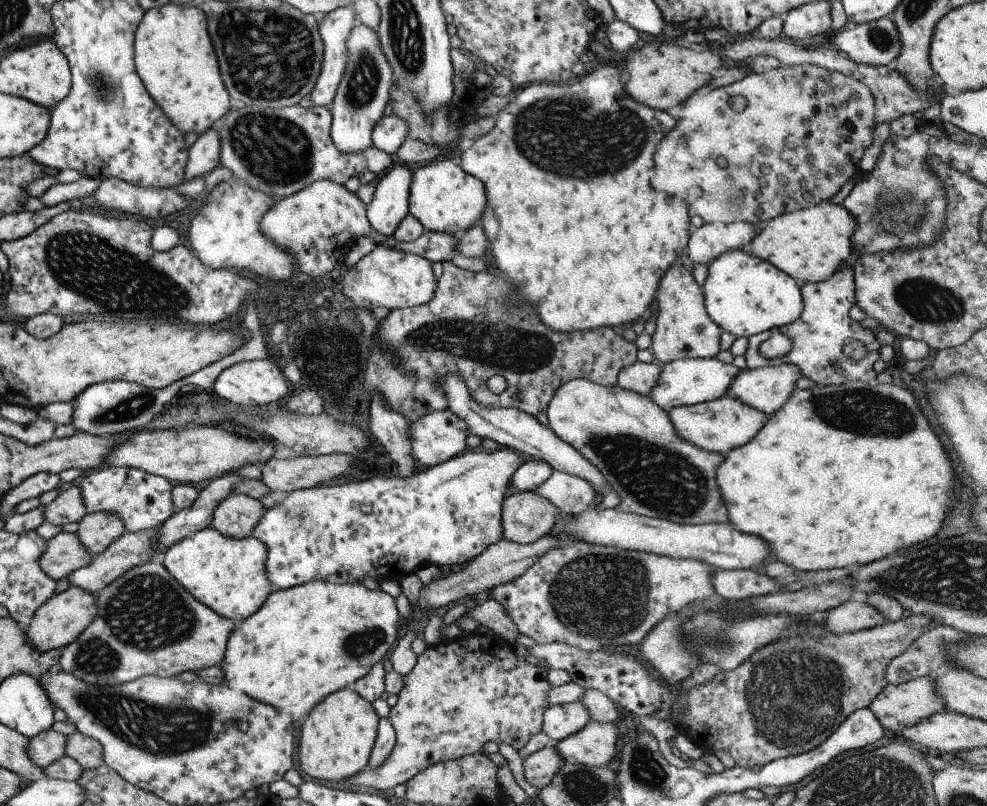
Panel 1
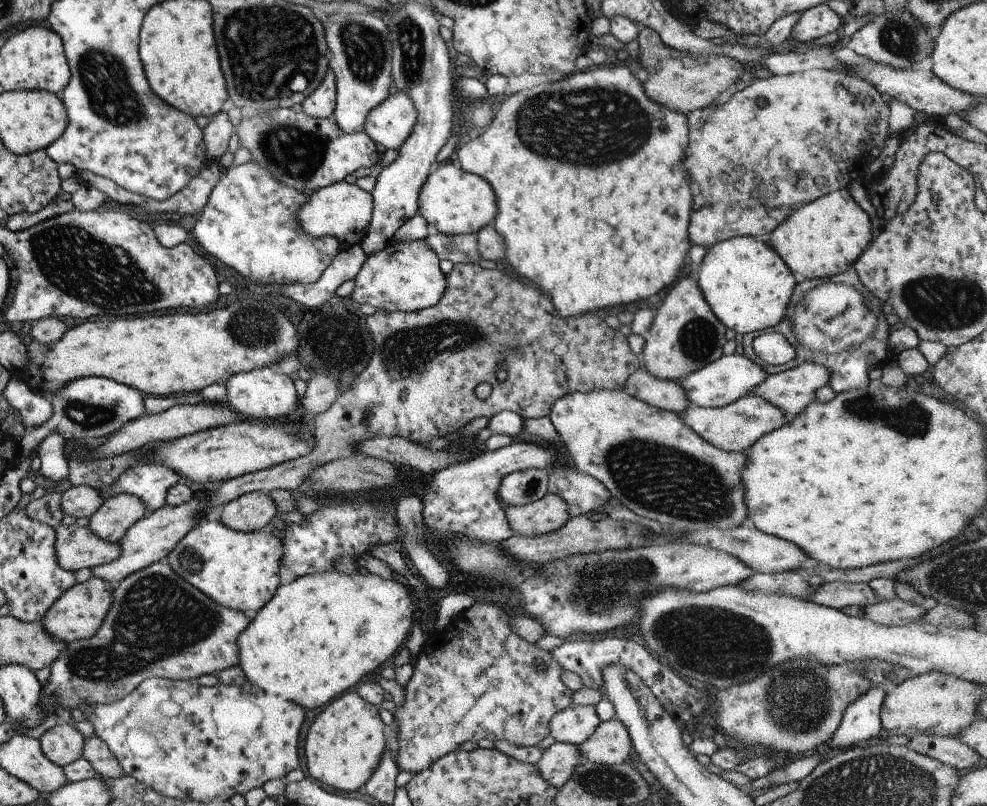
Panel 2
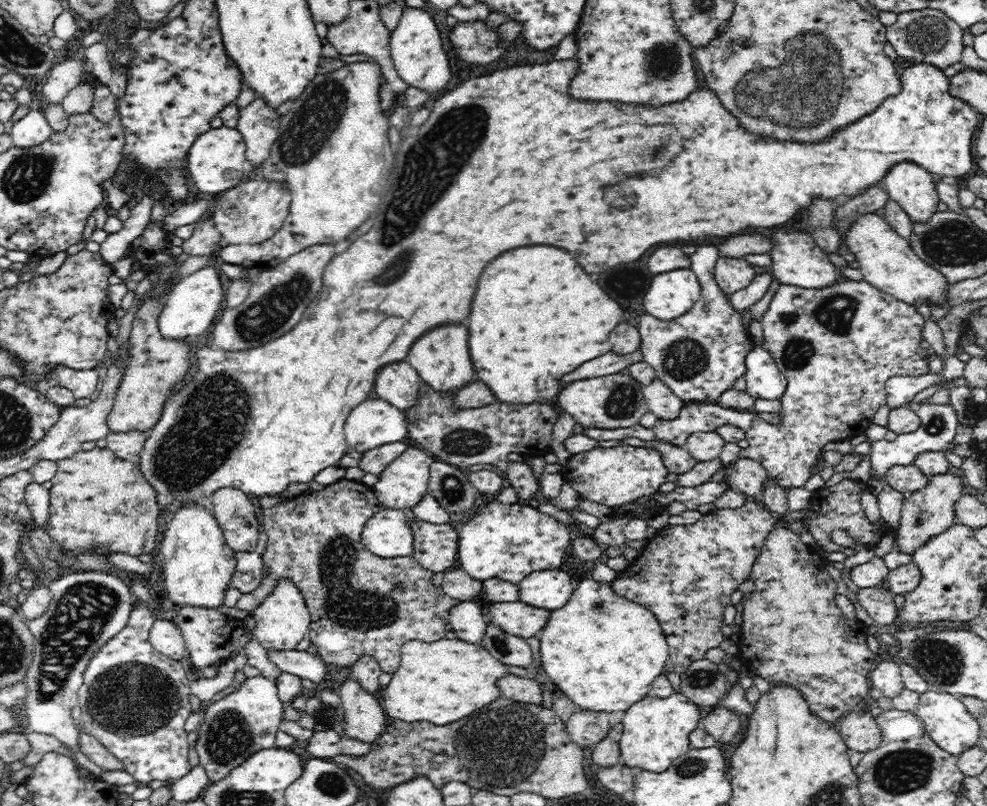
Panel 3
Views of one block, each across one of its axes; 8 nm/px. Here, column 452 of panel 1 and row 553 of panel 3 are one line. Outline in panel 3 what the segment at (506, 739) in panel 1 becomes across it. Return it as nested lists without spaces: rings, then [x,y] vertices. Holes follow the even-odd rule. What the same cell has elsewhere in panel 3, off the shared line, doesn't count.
[[[746,500],[746,502],[740,507],[735,509],[715,509],[710,513],[706,513],[697,520],[695,524],[690,524],[689,526],[667,526],[664,529],[659,529],[653,540],[647,542],[646,547],[640,550],[640,554],[636,560],[629,564],[629,566],[624,570],[618,570],[619,574],[612,580],[611,588],[612,591],[621,598],[625,600],[630,600],[635,604],[640,604],[642,608],[648,609],[652,612],[652,615],[656,616],[660,627],[662,627],[662,632],[668,641],[669,646],[669,658],[664,668],[663,675],[666,676],[669,673],[676,673],[677,675],[682,675],[692,664],[705,660],[705,655],[710,648],[718,648],[723,642],[726,636],[722,631],[726,630],[724,625],[723,612],[727,606],[731,604],[731,595],[733,592],[738,591],[738,587],[748,579],[751,574],[751,569],[755,564],[758,556],[760,555],[761,548],[764,547],[765,541],[770,532],[774,532],[779,517],[770,512],[764,505],[760,504],[757,500]]]

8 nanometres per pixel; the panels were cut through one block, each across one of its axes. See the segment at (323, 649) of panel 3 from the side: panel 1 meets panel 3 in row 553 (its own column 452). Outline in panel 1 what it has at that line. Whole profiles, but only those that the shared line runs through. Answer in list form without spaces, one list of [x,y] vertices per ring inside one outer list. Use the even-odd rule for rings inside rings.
[[[441,261],[441,267],[443,267],[443,272],[441,272],[441,276],[435,282],[435,291],[431,300],[420,306],[391,310],[384,319],[379,320],[378,332],[375,338],[379,342],[379,346],[383,346],[385,349],[371,349],[367,370],[365,370],[365,389],[369,391],[370,396],[372,397],[375,391],[381,393],[386,400],[386,405],[399,412],[407,422],[415,421],[431,412],[440,412],[440,410],[447,409],[446,397],[440,395],[440,389],[435,387],[436,377],[444,376],[445,373],[458,373],[463,378],[471,397],[479,405],[485,407],[510,407],[525,412],[530,416],[535,416],[537,412],[546,412],[548,403],[554,396],[555,390],[564,383],[572,379],[586,379],[603,387],[611,387],[616,385],[616,377],[619,370],[636,362],[637,348],[631,342],[624,340],[617,332],[614,333],[611,327],[597,328],[595,331],[572,331],[569,333],[551,331],[547,326],[540,324],[538,317],[534,314],[534,309],[526,301],[521,301],[514,292],[514,289],[501,276],[491,276],[485,272],[473,273],[461,270],[453,266],[449,261]],[[405,371],[410,372],[409,377],[404,376]],[[493,375],[502,376],[505,379],[505,383],[507,383],[507,388],[497,395],[489,392],[485,385],[487,378]],[[517,395],[520,397],[520,400],[516,400]]]

